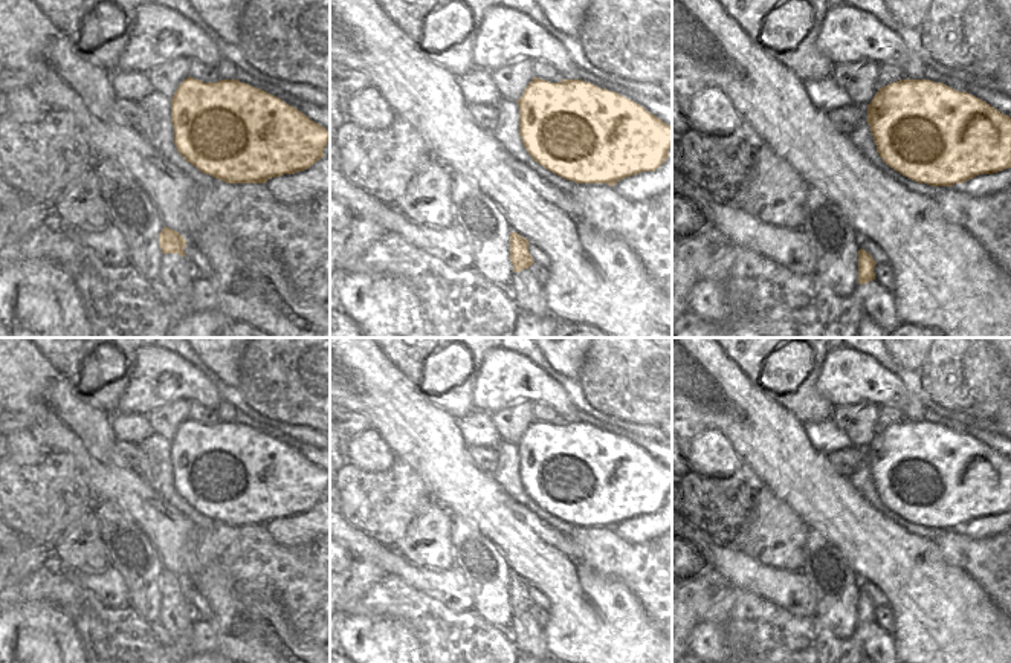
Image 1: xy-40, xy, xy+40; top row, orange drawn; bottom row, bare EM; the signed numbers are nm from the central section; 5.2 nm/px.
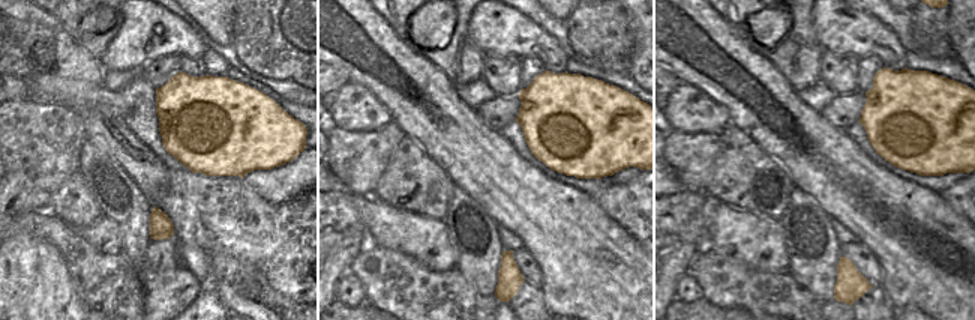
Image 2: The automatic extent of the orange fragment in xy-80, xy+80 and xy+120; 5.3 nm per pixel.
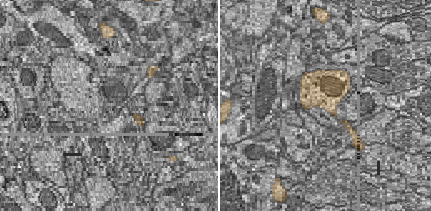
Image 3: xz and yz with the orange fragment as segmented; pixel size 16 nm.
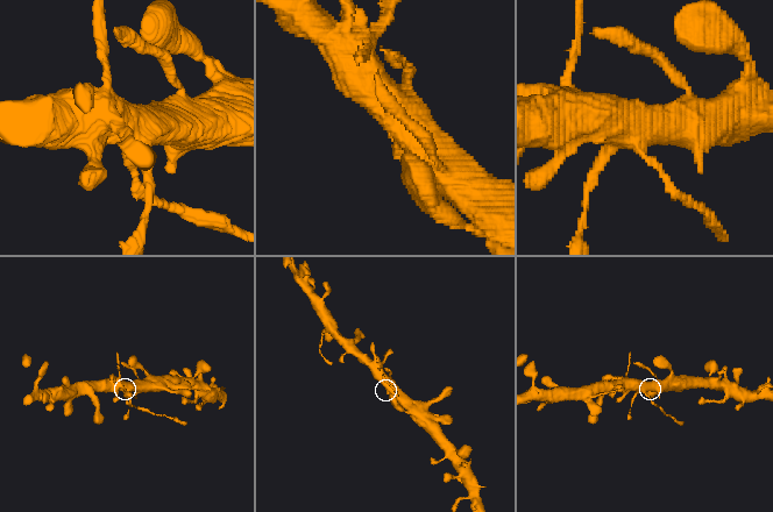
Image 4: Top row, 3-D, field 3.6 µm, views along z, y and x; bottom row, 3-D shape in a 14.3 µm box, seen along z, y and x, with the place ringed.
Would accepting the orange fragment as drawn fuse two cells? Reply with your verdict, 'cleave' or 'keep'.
cleave

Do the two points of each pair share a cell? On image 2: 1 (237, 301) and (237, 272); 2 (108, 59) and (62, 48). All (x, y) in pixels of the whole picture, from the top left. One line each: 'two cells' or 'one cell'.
1: one cell
2: two cells

